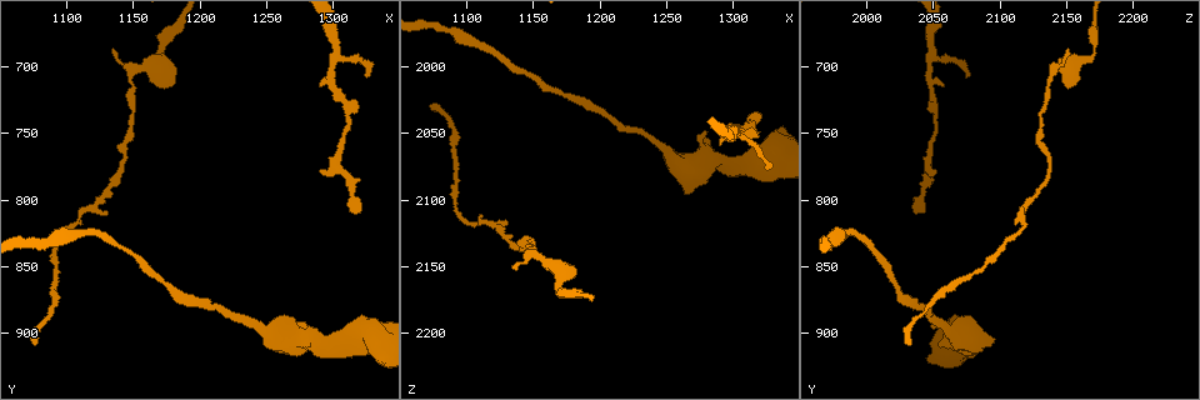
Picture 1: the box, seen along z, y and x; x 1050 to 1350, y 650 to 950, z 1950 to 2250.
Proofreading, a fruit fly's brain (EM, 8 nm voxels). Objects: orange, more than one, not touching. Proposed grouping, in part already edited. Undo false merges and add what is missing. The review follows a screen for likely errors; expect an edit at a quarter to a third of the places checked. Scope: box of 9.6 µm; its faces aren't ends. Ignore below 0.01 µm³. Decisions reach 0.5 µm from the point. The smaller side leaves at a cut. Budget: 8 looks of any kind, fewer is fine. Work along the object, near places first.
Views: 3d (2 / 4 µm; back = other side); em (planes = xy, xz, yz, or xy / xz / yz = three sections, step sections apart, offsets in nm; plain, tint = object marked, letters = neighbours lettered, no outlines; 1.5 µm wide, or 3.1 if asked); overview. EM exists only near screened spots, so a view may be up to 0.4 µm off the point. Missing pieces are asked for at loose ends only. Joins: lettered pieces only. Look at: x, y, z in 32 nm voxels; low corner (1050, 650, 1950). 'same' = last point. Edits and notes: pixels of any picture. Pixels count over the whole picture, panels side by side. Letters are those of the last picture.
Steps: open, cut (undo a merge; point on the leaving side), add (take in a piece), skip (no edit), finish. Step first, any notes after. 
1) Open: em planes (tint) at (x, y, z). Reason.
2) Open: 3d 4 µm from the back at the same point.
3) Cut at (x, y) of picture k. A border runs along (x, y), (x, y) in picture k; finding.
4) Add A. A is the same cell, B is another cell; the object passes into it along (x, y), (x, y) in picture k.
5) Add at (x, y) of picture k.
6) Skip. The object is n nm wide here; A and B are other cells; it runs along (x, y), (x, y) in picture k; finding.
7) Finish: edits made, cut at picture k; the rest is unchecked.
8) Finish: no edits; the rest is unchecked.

Open: em planes (tint) at (1310, 746, 2052). Thin neck.

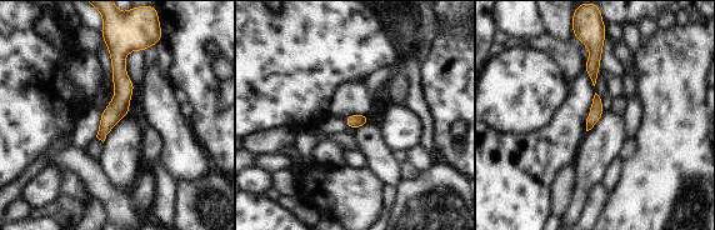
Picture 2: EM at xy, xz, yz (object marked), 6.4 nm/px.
Open: em planes (letters) at the same point. See the neighbours.

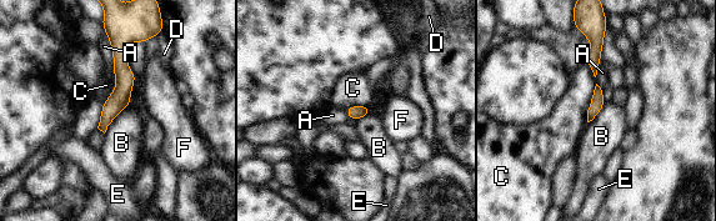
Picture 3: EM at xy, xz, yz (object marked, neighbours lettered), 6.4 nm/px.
Skip. A, B, C, D, E and F are other cells; it runs along (110, 24), (121, 96), (103, 127) in picture 3; continuous, no second neuron.

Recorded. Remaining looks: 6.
Open: em planes (letters) at (1152, 706, 2138). Sudden change in width.

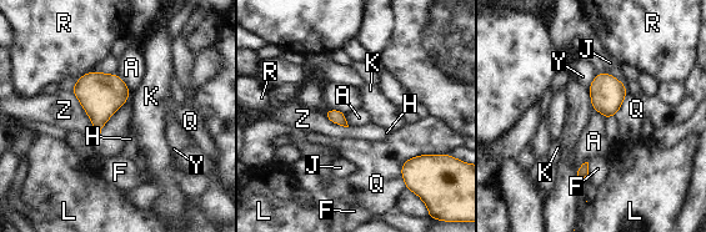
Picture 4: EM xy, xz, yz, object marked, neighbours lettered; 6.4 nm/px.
Skip. The object is 90 nm wide here; A, F, H, J, K, L, Q, R, Y and Z are other cells; a border runs along (116, 74), (129, 97), (95, 139) in picture 4; one neuron here.

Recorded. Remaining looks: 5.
Open: 3d 4 µm at (1280, 898, 2050). An open end.

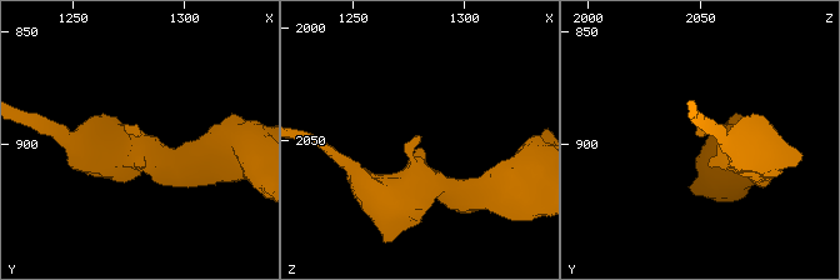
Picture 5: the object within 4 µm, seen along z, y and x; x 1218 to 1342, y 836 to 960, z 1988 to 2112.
Open: em yz step 4 (letters) at (1279, 897, 2049).

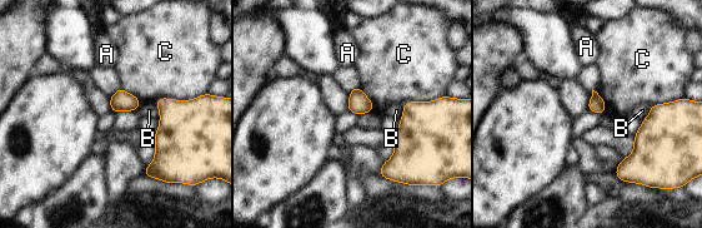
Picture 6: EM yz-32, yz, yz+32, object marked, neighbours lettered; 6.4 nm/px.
Skip. A, B and C are other cells; no lettered piece goes on from it.

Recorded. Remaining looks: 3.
Finish: no edits; the rest is unchecked.

